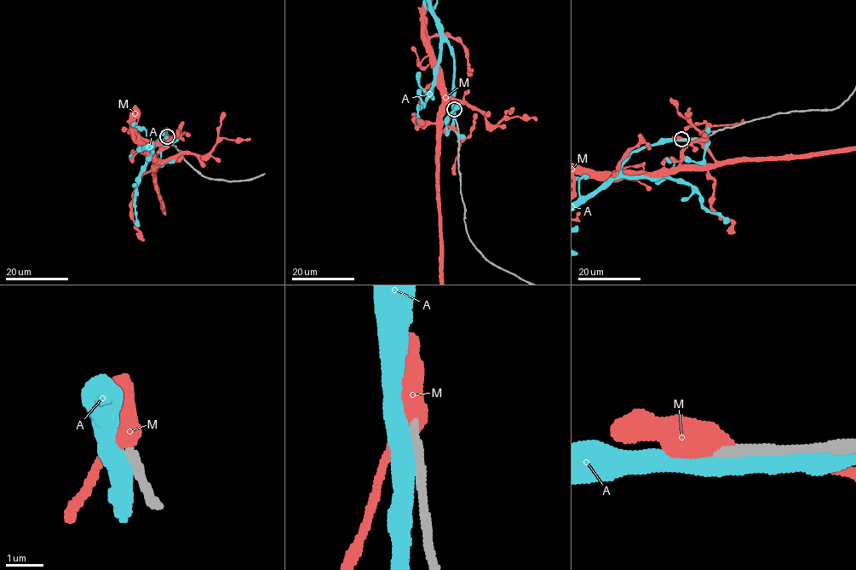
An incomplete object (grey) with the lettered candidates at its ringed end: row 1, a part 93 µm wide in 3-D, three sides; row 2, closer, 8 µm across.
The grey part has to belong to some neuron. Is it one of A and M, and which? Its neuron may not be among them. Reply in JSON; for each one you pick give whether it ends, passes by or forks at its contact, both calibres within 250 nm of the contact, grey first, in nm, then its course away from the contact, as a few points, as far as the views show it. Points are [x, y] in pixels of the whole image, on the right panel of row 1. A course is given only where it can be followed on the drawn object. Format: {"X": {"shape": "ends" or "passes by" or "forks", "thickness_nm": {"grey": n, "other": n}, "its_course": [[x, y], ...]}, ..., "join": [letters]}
{"join": []}

